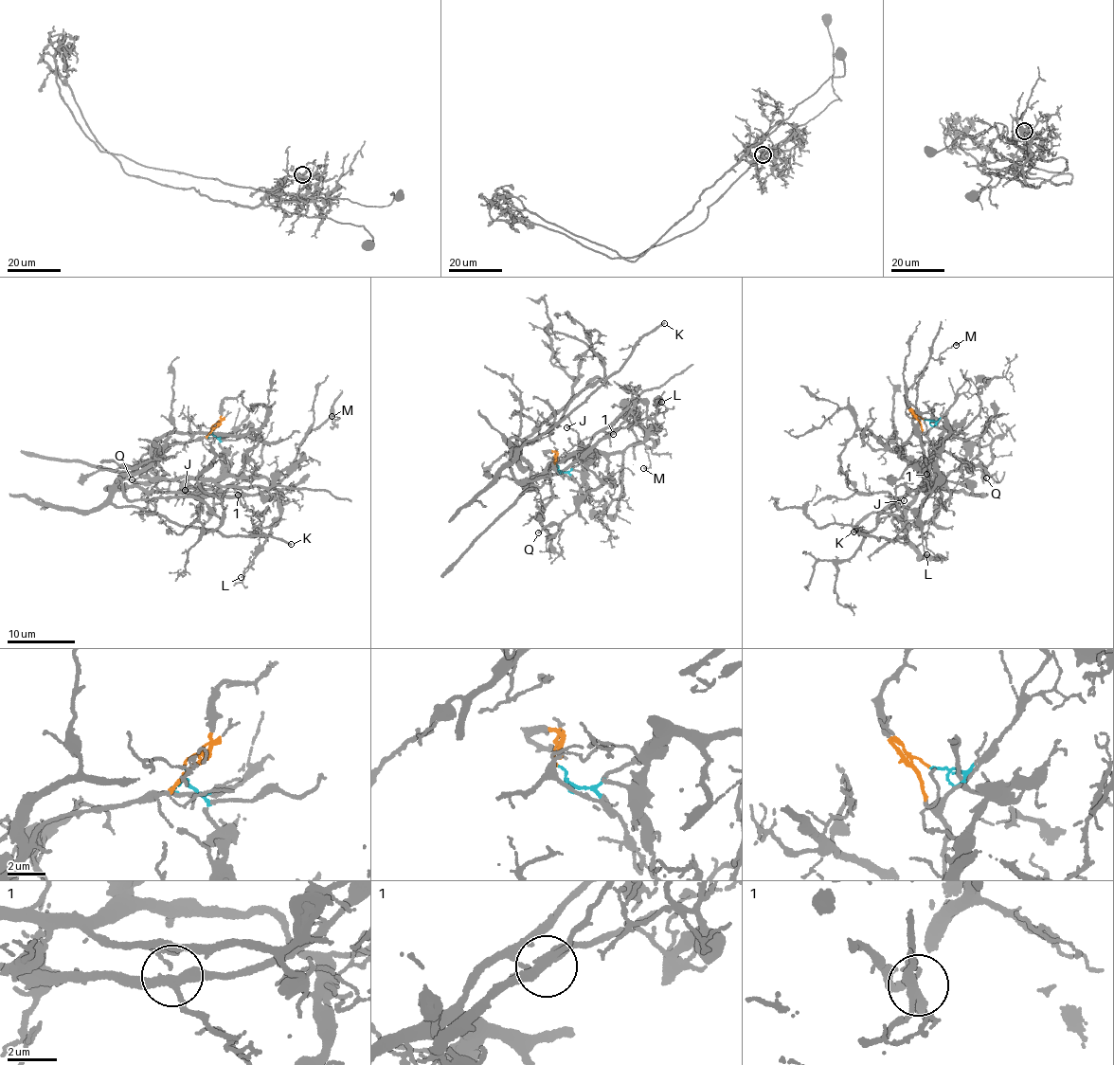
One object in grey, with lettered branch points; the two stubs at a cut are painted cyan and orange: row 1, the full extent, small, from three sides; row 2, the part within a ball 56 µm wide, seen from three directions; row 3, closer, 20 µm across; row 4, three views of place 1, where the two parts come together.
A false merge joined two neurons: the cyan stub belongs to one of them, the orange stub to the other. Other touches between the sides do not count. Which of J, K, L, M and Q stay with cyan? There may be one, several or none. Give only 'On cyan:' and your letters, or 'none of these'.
On cyan: J, L, Q

